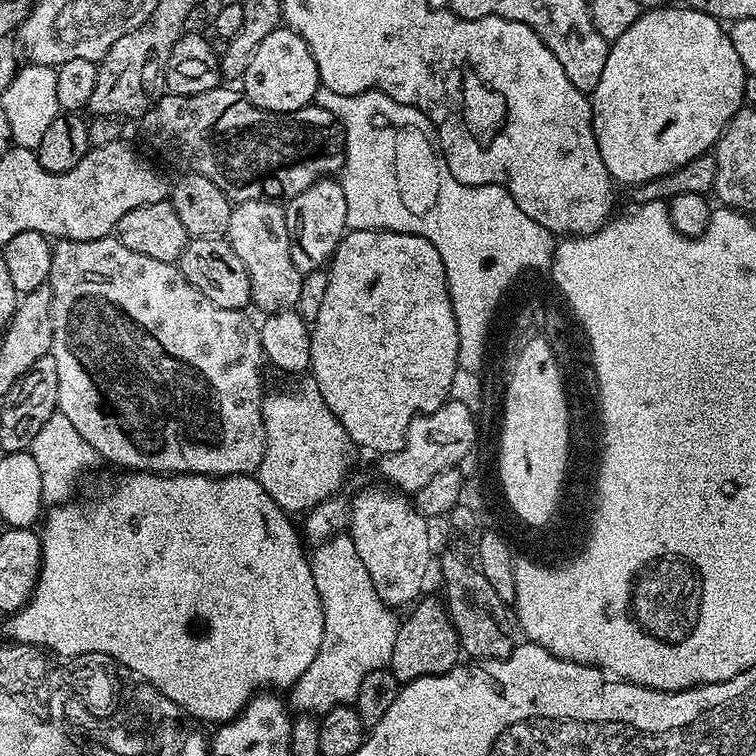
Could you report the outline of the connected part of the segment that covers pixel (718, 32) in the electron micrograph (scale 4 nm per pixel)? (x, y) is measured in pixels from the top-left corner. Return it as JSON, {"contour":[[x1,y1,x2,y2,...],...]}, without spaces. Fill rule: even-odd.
{"contour":[[665,6,641,11,638,19,626,30,626,34,622,34,616,40,611,41,606,66,602,66,602,78,598,78,598,86,590,93,592,129,594,130,594,138,598,142,598,154,602,154,602,162,606,166,608,175,617,185,635,186,668,175,676,168,690,162,691,159,698,158,704,153,711,153,715,149,716,139,724,133,728,121,731,120,734,113,740,111,744,104,745,75,742,62,738,58,738,50,734,50,732,37,721,21,687,6,681,6,681,8]]}

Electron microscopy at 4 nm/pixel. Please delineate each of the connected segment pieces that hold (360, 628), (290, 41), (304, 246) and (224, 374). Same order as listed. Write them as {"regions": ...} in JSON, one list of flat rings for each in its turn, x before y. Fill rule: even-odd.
{"regions":[[[337,534,328,540,315,545,310,552,312,577,314,586,318,586,318,594,324,611,324,633,322,646,318,650,318,658,310,662,310,667,302,678,291,689,291,703,296,703,297,713,323,714,351,705,355,701,358,690,362,686,362,678,379,668,388,668,394,654,394,638,398,638,398,616,393,609,378,598,378,590,374,590,374,582,370,582,370,574,366,574,366,566,362,566,362,558,358,558,358,550,354,550,351,535]],[[281,26,258,46,246,74,242,77,243,99,258,106,263,112,293,112,309,107,315,101,316,91,322,87,318,66,310,46,293,28]],[[319,178,302,194,291,197,284,204,286,230,292,239,292,257,294,266,305,274,321,271,331,261,340,238,348,228,346,222,346,194,342,194,339,179]],[[115,235,103,236,97,240,61,240,57,239,52,246,52,261,50,262,50,274,48,275,48,285,52,291,52,351,50,355,54,362,58,362,58,410,66,417,70,418,71,425,78,430,78,434,96,451,97,457,110,460,118,467,124,468,128,472,154,472,157,474,179,474,182,476,243,476,257,471,264,457,264,447,266,446,266,430,262,422,262,402,266,395,265,389,260,389,260,364,262,365,262,353,260,350,260,334,257,325,251,324,244,317,245,313,238,308,223,308,214,306,202,290,190,286,186,278,180,273,179,267,175,263,167,264,158,262,158,258,146,258,146,254,138,254,128,247,122,246,122,242,116,239]]]}

